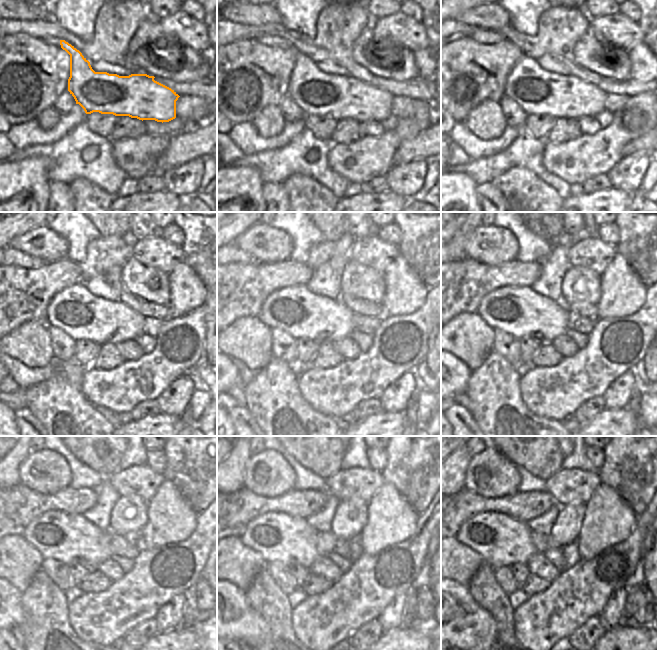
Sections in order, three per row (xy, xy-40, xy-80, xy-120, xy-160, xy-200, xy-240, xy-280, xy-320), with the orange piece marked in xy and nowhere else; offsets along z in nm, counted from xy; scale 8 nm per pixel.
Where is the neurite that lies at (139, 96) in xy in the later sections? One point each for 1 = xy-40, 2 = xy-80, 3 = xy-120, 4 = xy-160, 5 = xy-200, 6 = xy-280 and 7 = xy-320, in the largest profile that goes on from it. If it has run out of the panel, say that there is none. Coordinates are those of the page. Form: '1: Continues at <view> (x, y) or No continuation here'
1: Continues at xy-40 (314, 92)
2: Continues at xy-80 (536, 91)
3: Continues at xy-120 (83, 316)
4: Continues at xy-160 (295, 310)
5: Continues at xy-200 (517, 310)
6: Continues at xy-280 (276, 536)
7: Continues at xy-320 (500, 540)

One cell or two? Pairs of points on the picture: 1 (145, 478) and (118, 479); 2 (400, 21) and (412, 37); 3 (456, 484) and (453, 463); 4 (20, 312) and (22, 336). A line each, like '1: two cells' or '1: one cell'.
1: one cell
2: one cell
3: one cell
4: two cells

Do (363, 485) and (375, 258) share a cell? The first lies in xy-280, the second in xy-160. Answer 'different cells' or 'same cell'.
same cell

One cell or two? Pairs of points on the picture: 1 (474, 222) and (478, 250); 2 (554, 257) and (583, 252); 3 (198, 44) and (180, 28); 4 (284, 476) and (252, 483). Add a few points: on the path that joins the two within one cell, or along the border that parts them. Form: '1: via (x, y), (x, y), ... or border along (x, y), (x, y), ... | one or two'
1: border along (480, 224), (468, 237), (464, 245), (464, 251) | two
2: border along (570, 244), (568, 249), (569, 265) | two
3: via (194, 40), (184, 30) | one
4: via (276, 476), (260, 477) | one

